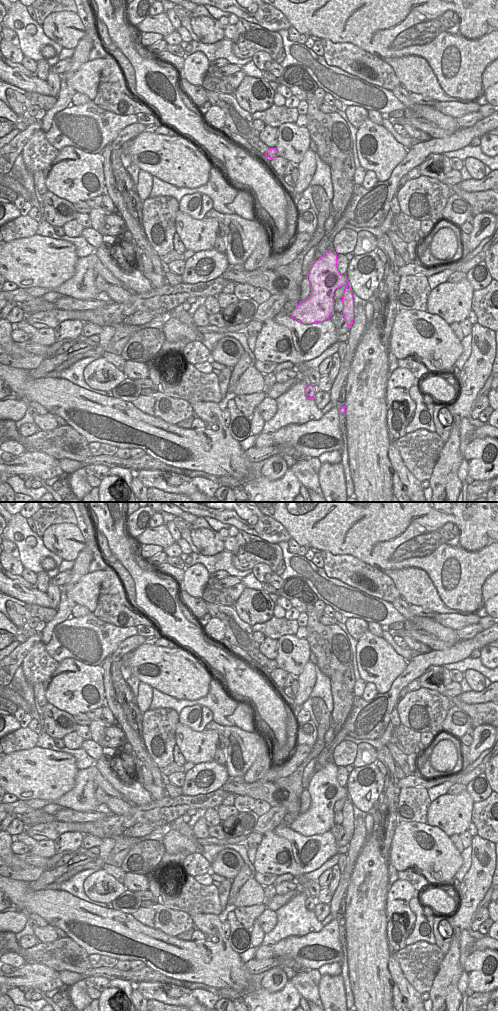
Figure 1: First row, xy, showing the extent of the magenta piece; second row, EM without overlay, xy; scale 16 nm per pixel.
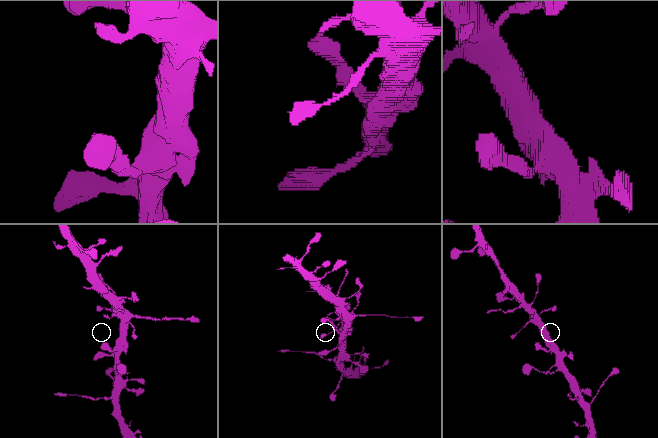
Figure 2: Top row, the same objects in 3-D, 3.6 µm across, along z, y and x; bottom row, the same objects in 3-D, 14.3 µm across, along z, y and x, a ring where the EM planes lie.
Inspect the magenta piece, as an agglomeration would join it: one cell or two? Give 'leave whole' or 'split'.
leave whole

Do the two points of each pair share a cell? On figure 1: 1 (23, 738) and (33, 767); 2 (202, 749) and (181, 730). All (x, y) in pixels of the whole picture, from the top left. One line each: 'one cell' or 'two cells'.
1: two cells
2: one cell

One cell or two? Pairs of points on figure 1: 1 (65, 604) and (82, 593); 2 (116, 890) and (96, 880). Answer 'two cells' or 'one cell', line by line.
1: two cells
2: one cell

